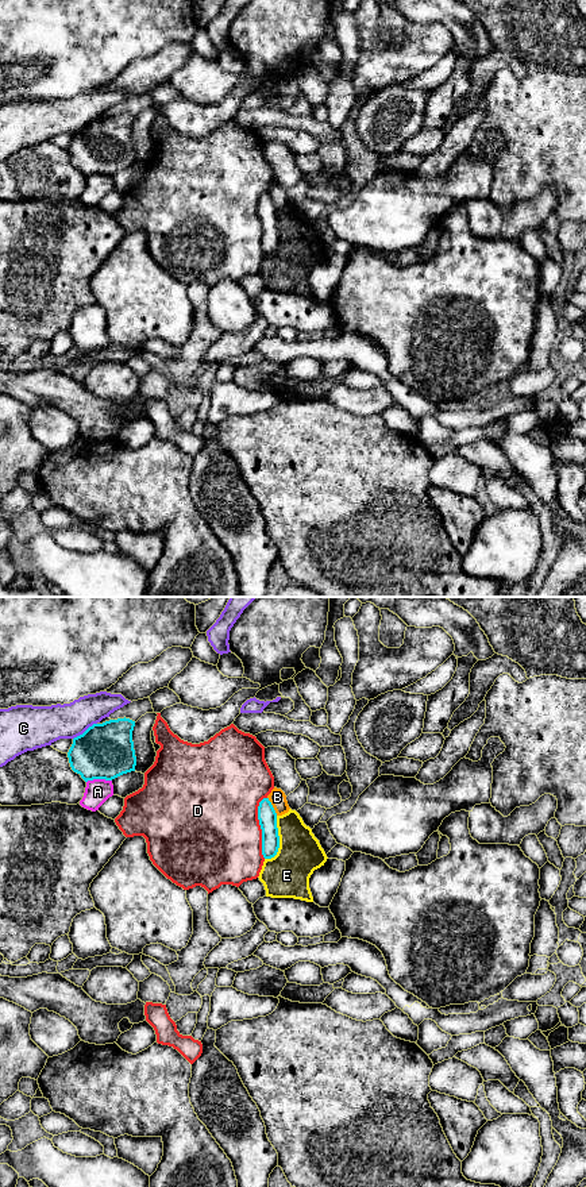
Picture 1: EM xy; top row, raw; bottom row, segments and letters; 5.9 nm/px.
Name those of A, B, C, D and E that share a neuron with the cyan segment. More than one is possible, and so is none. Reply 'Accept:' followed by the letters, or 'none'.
Accept: none

